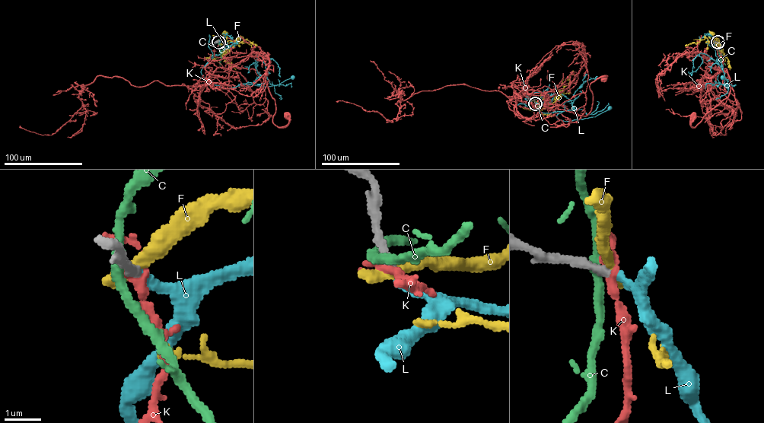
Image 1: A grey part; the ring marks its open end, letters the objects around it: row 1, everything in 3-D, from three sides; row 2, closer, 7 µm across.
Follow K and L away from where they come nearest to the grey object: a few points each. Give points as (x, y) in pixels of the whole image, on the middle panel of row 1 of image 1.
K: (535, 103), (530, 103), (548, 108), (549, 105), (561, 105), (586, 116), (593, 103), (590, 84), (603, 77)
L: (535, 103), (531, 108), (518, 105), (561, 111), (556, 117), (564, 121), (595, 116), (609, 108)

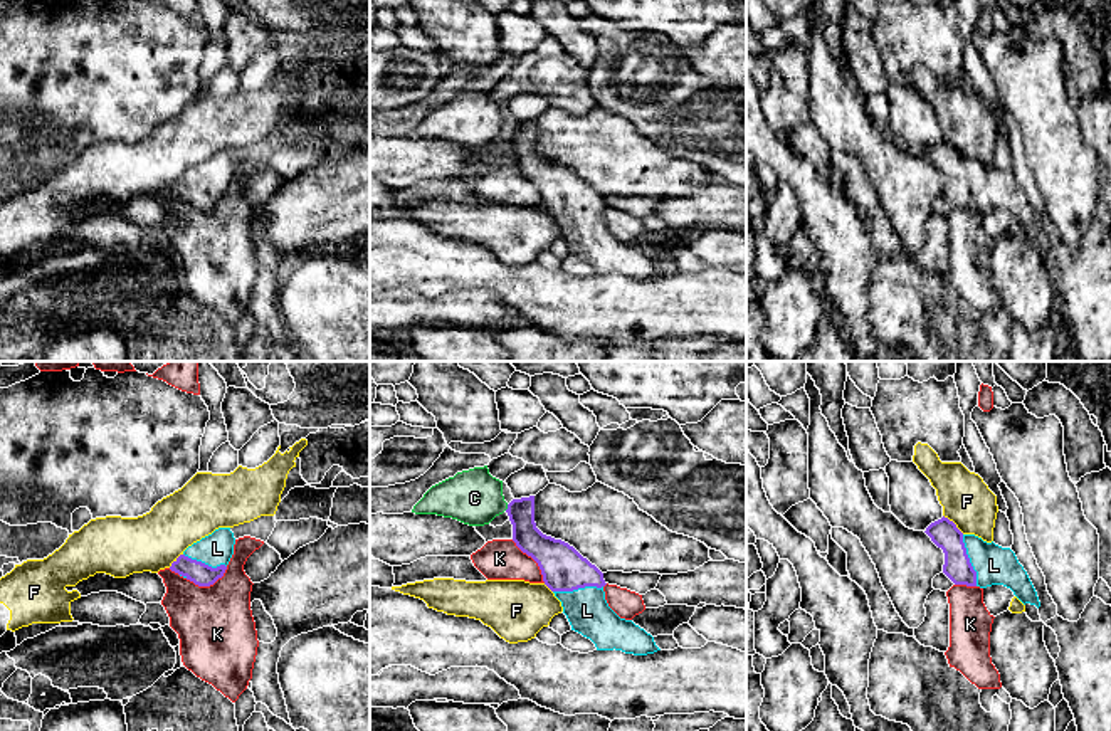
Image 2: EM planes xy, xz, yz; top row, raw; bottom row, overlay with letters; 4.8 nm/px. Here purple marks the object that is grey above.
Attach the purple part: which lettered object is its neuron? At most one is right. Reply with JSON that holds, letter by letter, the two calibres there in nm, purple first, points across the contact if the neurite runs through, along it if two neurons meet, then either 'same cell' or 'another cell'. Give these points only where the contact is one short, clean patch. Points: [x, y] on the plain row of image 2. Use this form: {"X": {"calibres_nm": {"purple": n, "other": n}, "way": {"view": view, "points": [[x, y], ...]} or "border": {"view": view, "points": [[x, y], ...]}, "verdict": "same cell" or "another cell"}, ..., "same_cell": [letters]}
{"C": {"calibres_nm": {"purple": 140, "other": 260}, "border": {"view": "xz", "points": [[508, 128], [505, 133]]}, "verdict": "another cell"}, "F": {"calibres_nm": {"purple": 140, "other": 240}, "border": {"view": "yz", "points": [[943, 138], [963, 157]]}, "verdict": "another cell"}, "K": {"calibres_nm": {"purple": 110, "other": 380}, "verdict": "another cell"}, "L": {"calibres_nm": {"purple": 140, "other": 190}, "way": {"view": "yz", "points": [[943, 157], [968, 184], [994, 189]]}, "verdict": "same cell"}, "same_cell": ["L"]}

